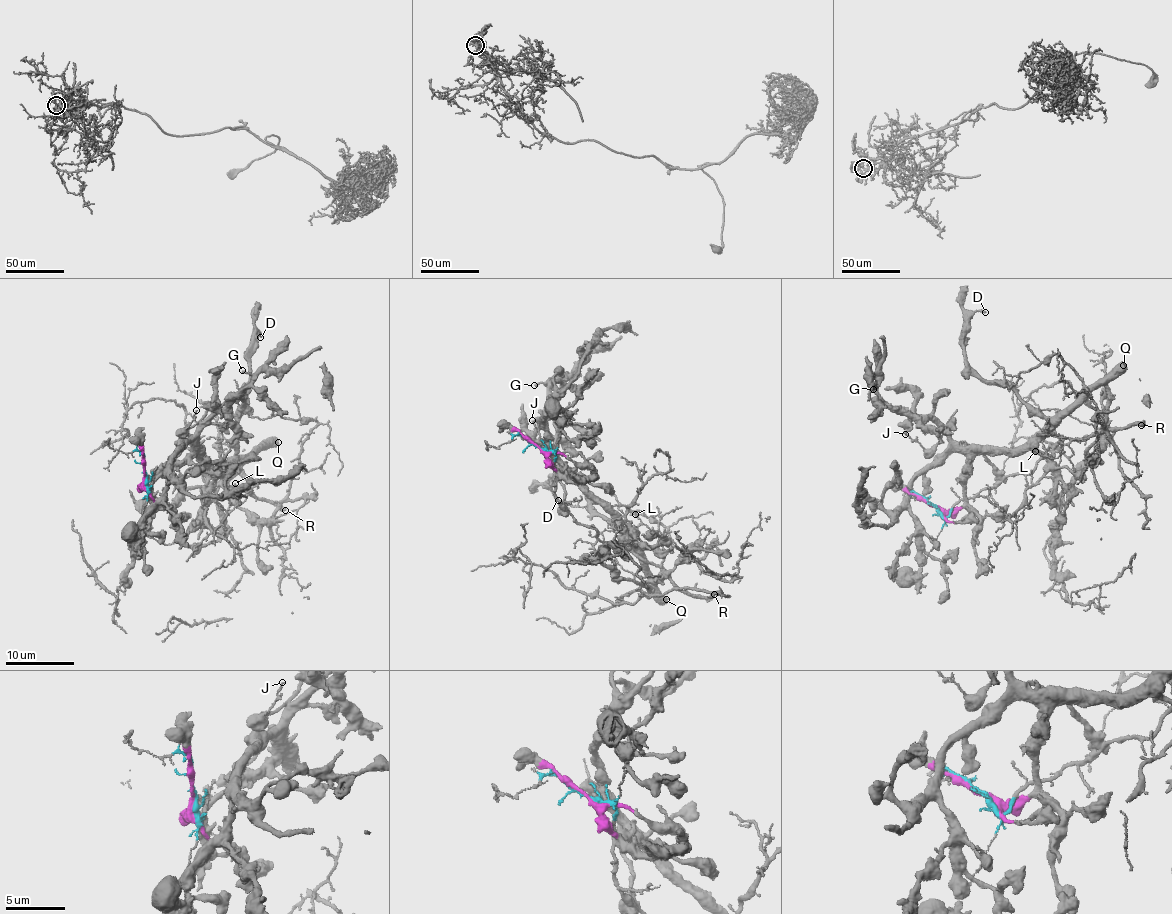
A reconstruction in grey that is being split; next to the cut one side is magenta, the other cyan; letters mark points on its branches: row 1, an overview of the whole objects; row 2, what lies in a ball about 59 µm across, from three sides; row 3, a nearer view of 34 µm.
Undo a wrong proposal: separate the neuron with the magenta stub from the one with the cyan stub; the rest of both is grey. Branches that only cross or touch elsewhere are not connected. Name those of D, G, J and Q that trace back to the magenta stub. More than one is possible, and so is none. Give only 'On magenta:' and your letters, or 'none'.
On magenta: D, G, J, Q

